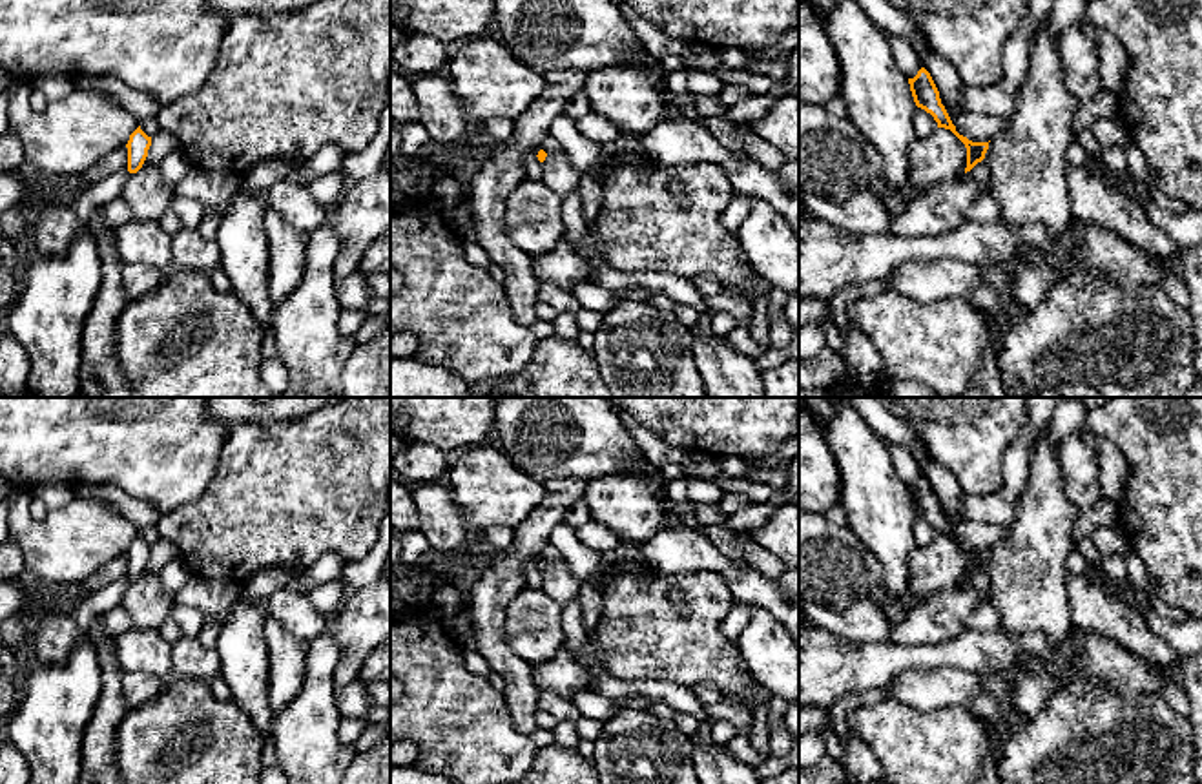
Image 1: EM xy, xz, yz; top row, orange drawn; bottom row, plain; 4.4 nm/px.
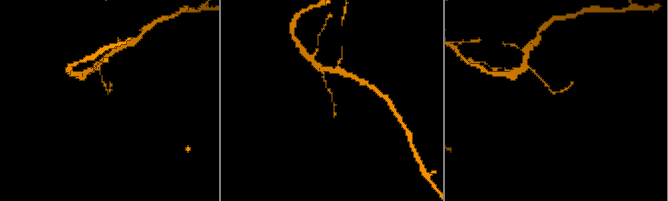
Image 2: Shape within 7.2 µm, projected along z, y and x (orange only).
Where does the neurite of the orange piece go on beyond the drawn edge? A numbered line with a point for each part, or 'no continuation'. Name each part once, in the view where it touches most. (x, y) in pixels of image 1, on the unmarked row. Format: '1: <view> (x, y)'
no continuation

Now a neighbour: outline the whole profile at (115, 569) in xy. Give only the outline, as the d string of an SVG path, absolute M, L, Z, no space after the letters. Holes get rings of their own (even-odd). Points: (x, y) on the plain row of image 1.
M120 554L109 560L97 573L78 582L78 594L82 596L93 594L100 591L102 587L122 578L128 578L128 556L126 554Z

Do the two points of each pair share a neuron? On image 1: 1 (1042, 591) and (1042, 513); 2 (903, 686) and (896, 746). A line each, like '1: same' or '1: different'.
1: same
2: different

